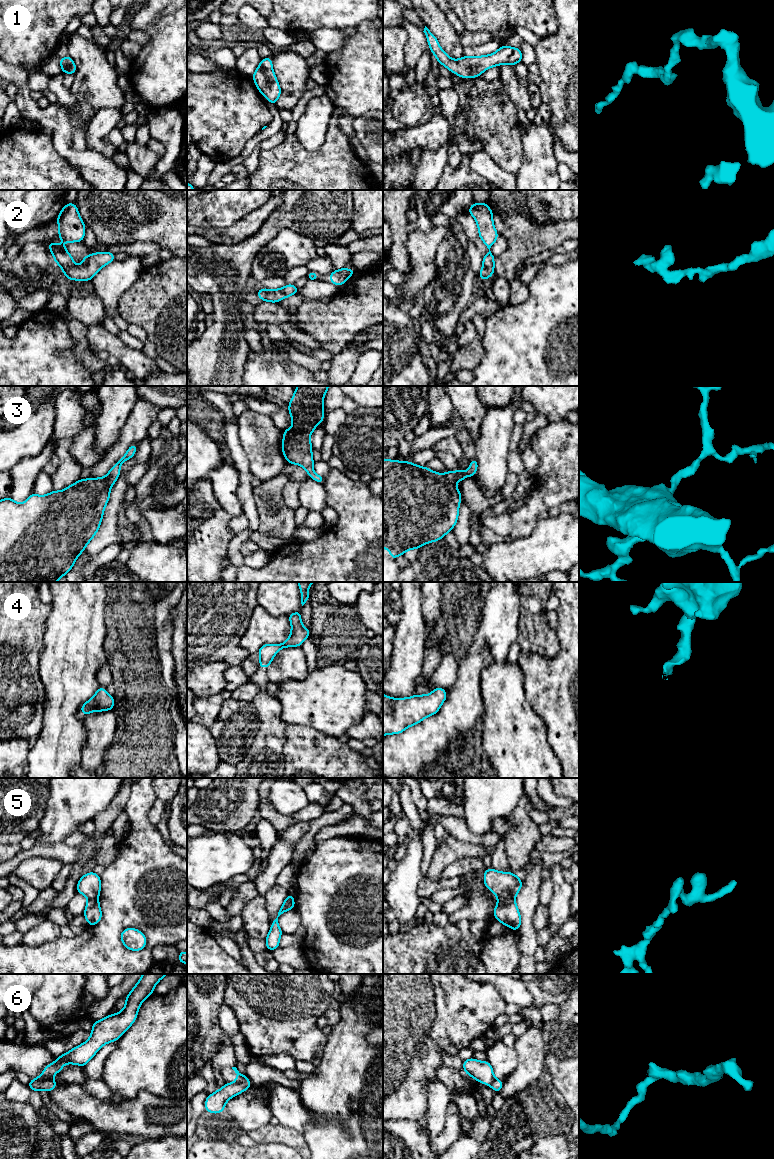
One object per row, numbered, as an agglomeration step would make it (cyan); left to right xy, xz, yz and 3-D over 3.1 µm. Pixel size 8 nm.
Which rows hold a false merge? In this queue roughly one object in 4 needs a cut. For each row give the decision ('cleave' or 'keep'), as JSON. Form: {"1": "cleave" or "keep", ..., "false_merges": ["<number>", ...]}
{"1": "keep", "2": "keep", "3": "keep", "4": "keep", "5": "cleave", "6": "cleave", "false_merges": ["5", "6"]}

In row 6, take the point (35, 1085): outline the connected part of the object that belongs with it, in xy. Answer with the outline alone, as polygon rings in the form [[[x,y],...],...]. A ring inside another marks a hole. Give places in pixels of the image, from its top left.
[[[31,1079],[27,1086],[33,1091],[47,1090],[48,1092],[51,1092],[57,1085],[57,1082],[52,1079],[45,1081]]]

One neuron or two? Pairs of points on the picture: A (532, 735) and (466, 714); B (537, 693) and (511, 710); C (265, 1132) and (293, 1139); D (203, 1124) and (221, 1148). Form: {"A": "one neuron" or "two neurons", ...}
{"A": "two neurons", "B": "two neurons", "C": "one neuron", "D": "two neurons"}

